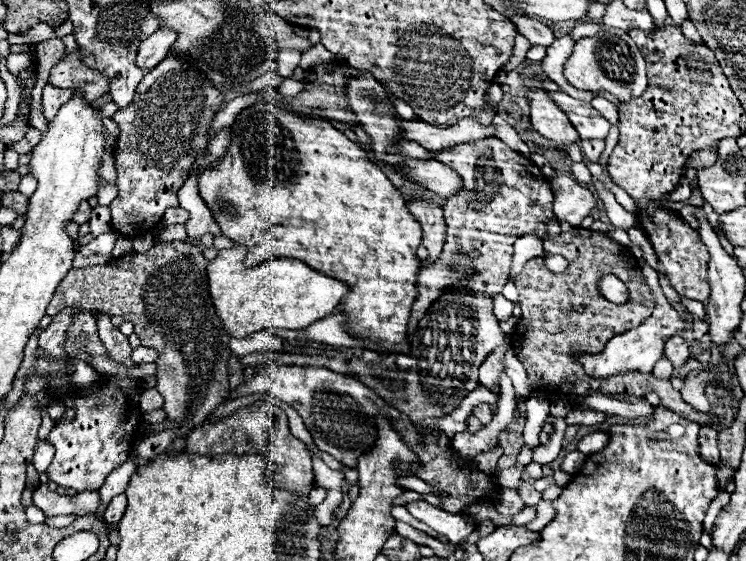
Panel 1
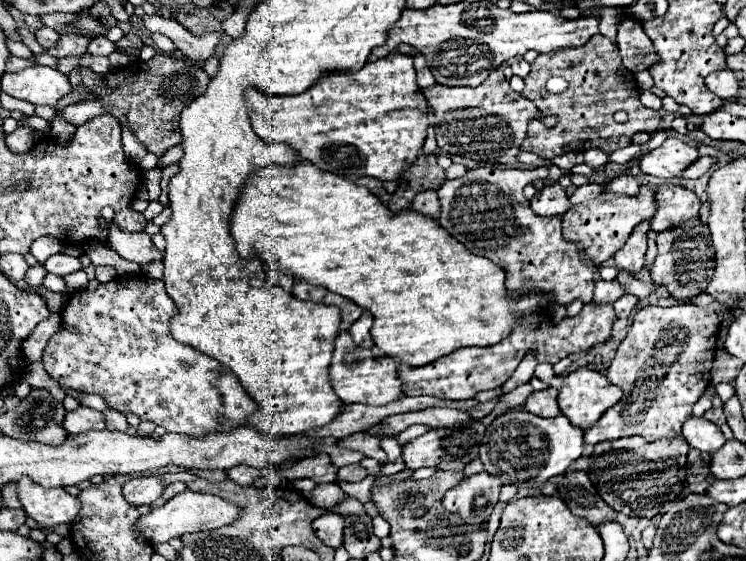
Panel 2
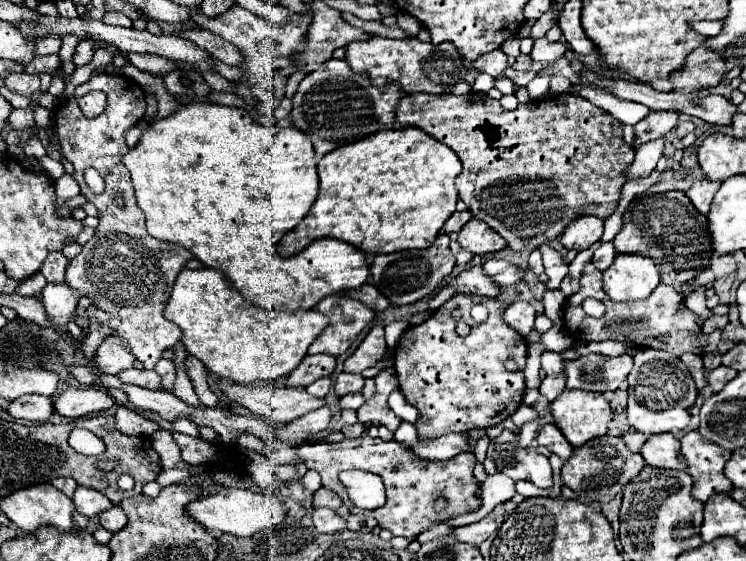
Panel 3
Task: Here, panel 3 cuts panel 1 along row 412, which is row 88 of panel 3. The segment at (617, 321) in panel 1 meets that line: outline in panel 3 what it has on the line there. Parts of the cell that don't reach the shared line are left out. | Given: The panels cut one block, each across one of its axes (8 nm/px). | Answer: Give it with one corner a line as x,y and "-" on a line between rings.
698,46
688,56
686,70
672,74
672,82
676,86
676,92
684,94
684,92
696,92
702,88
718,86
726,78
726,74
728,74
726,62
714,50
710,50
710,46

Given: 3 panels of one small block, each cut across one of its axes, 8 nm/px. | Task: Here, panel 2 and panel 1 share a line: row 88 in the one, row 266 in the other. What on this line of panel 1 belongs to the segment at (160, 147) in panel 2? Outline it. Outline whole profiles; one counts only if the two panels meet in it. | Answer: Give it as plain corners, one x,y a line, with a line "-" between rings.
172,240
172,242
156,242
144,254
128,254
116,260
110,260
102,266
88,268
72,268
66,278
56,288
52,302
48,304
50,316
62,312
64,308
82,308
92,312
106,312
110,316
122,316
132,322
136,334
142,340
142,346
158,350
158,374
156,374
156,390
164,396
164,410
168,412
168,420
176,426
196,426
202,424
208,414
218,408
228,396
228,358
230,358
230,334
222,328
222,320
216,316
210,294
208,294
208,278
206,278
208,260
202,256
200,248
192,242

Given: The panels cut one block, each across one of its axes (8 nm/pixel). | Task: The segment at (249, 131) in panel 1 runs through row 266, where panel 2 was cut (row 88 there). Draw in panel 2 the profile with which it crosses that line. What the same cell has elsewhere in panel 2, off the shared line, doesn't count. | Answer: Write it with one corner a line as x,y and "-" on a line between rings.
388,54
376,62
368,62
358,72
330,74
298,96
272,98
254,88
248,88
246,108
250,112
254,132
264,142
290,144
302,160
310,160
314,166
350,180
358,180
362,176
372,176
382,182
398,180
406,166
416,162
430,126
428,102
422,98
422,90
416,84
412,56
406,54

